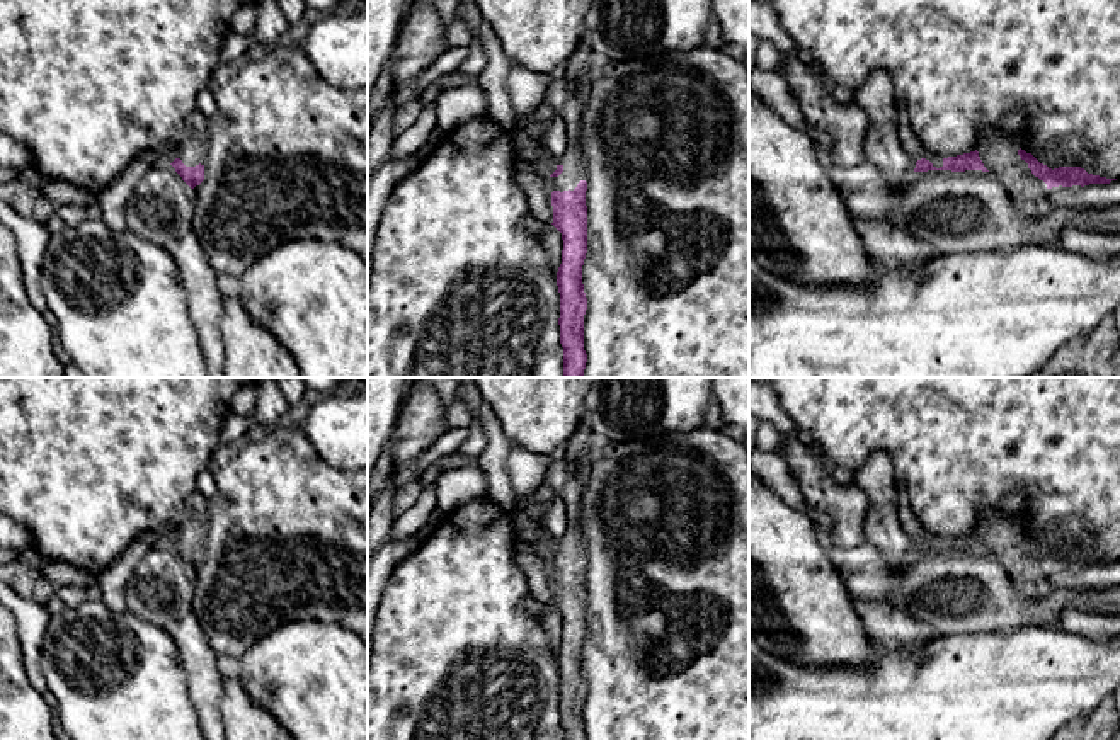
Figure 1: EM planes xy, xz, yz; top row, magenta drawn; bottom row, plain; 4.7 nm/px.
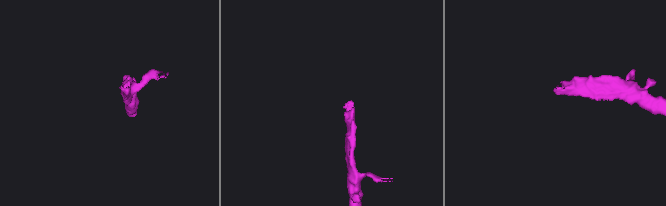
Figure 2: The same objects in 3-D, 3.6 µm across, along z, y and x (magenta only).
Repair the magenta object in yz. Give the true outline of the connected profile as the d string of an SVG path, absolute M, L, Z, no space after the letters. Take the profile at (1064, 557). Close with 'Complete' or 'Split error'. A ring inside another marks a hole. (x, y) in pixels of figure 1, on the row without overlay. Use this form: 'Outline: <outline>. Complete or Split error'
Outline: M1021 529L1018 531L1018 536L1021 541L1028 544L1031 555L1047 565L1047 570L1059 568L1059 566L1084 568L1089 565L1110 565L1111 561L1117 561L1117 560L1106 560L1106 558L1088 555L1081 548L1059 548L1052 551L1047 546L1040 544L1031 534L1026 534Z. Complete

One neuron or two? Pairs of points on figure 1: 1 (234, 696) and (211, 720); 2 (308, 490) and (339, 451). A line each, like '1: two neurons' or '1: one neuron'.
1: two neurons
2: two neurons

